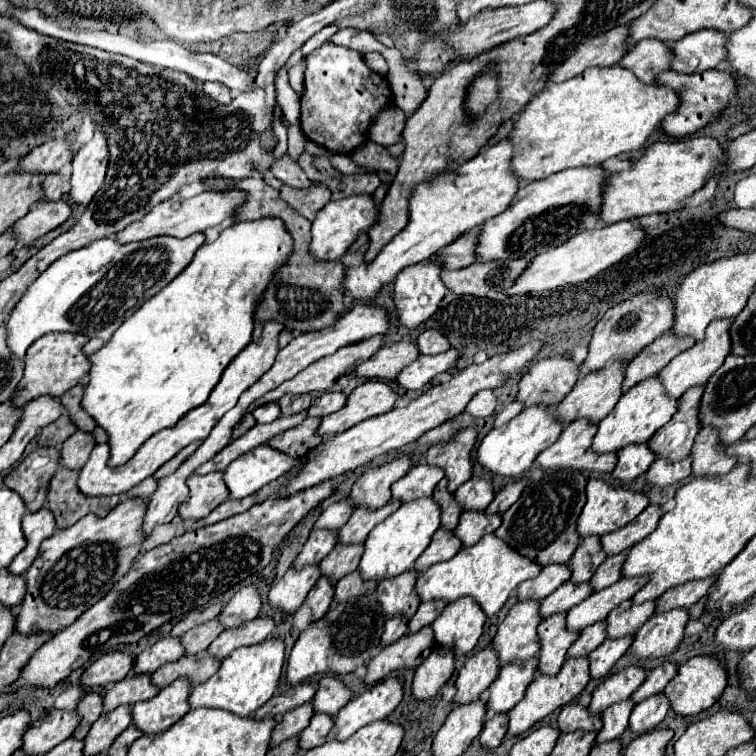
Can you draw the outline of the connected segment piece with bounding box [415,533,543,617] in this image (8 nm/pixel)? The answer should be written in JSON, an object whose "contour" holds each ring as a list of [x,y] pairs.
{"contour":[[[487,533],[477,541],[477,545],[471,547],[461,547],[459,553],[447,561],[435,563],[429,567],[429,571],[423,571],[417,579],[417,593],[421,601],[431,601],[431,599],[445,599],[445,601],[455,601],[459,597],[471,595],[481,609],[485,611],[487,617],[495,615],[511,595],[511,591],[517,589],[517,585],[525,579],[537,577],[541,573],[541,565],[533,563],[531,559],[525,559],[523,555],[517,555],[507,543],[497,539],[493,533]]]}

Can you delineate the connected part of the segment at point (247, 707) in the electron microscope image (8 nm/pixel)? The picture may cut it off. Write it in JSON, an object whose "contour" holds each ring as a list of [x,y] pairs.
{"contour":[[[267,637],[261,643],[235,649],[229,657],[223,659],[219,671],[209,681],[193,687],[189,703],[193,709],[217,707],[217,709],[227,709],[241,717],[249,717],[269,697],[273,697],[273,693],[279,685],[283,663],[285,663],[285,643],[275,637]]]}

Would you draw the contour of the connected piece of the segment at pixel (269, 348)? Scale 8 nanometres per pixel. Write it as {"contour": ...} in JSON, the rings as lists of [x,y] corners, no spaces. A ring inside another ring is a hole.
{"contour":[[[267,321],[265,327],[263,327],[263,333],[257,341],[251,341],[249,347],[245,347],[245,351],[241,351],[241,355],[237,355],[237,359],[233,359],[233,363],[229,363],[229,367],[225,369],[225,375],[221,377],[221,383],[217,383],[217,387],[213,389],[213,395],[209,395],[209,399],[189,411],[189,415],[185,415],[175,427],[171,429],[163,429],[159,431],[157,435],[153,435],[149,439],[149,443],[145,443],[137,455],[121,465],[121,467],[115,467],[111,469],[107,465],[109,461],[109,445],[103,443],[103,445],[95,445],[93,451],[91,451],[91,457],[89,461],[85,463],[85,467],[79,471],[79,479],[77,479],[77,487],[83,495],[87,497],[103,497],[103,495],[121,495],[129,489],[133,489],[135,485],[139,485],[143,479],[151,477],[163,463],[167,463],[173,455],[177,455],[183,447],[187,447],[191,441],[197,441],[197,439],[207,439],[211,429],[217,425],[217,421],[237,403],[237,399],[241,397],[241,393],[245,389],[249,389],[255,381],[259,381],[259,377],[263,373],[267,373],[271,367],[273,367],[273,361],[279,353],[279,333],[285,329],[283,323],[275,323],[275,321]]]}

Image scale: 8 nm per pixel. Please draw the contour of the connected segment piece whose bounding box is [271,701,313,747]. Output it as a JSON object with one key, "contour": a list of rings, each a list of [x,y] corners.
{"contour":[[[303,703],[301,707],[295,707],[295,711],[289,711],[275,727],[273,731],[273,739],[271,739],[271,747],[275,747],[277,743],[299,735],[311,721],[313,717],[313,703]]]}

